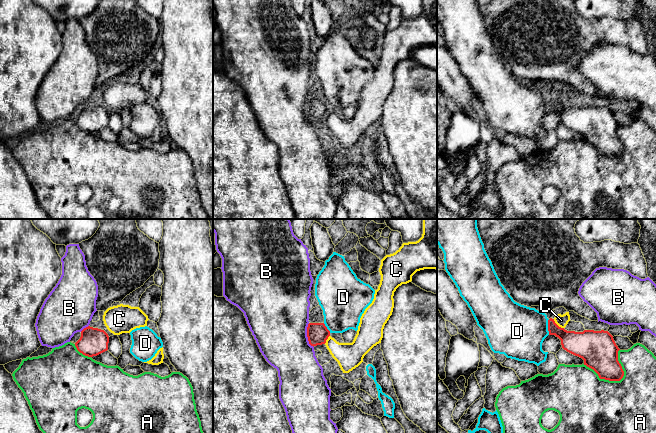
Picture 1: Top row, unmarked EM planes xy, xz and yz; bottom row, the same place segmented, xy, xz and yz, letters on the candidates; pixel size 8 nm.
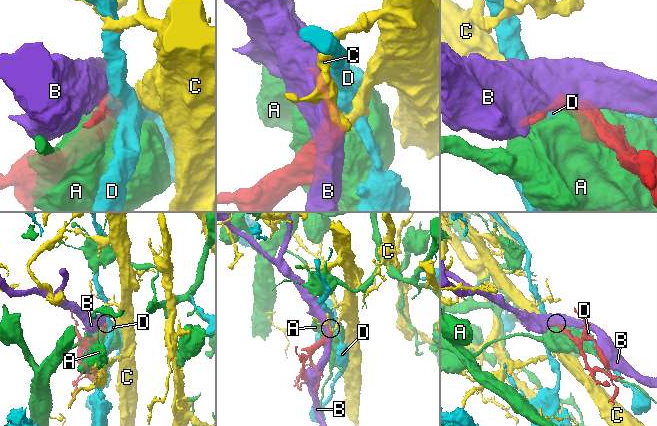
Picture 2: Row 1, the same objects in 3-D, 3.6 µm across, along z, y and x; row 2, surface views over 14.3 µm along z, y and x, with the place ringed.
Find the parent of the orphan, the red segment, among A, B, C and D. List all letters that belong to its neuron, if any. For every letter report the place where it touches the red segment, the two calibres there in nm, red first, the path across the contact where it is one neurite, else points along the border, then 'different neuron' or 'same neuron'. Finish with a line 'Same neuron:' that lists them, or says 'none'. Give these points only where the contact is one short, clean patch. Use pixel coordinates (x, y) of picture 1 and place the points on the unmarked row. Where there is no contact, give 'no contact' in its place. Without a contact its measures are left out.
A: contact yz (603, 154); calibres 300 and 480 nm; different neuron
B: contact xz (307, 111); calibres 170 and 460 nm; different neuron
C: contact yz (557, 101); calibres 200 and 100 nm; same neuron
D: contact yz (548, 103); calibres 180 and 420 nm; border yz (549, 95), (548, 110); different neuron
Same neuron: C

